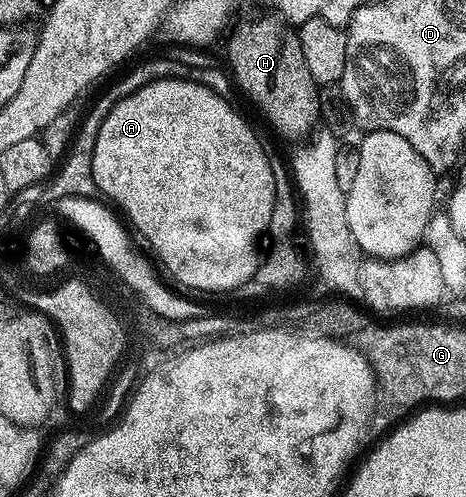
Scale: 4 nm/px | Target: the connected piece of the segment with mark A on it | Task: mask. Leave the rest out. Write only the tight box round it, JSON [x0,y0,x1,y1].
[92,77,276,284]

